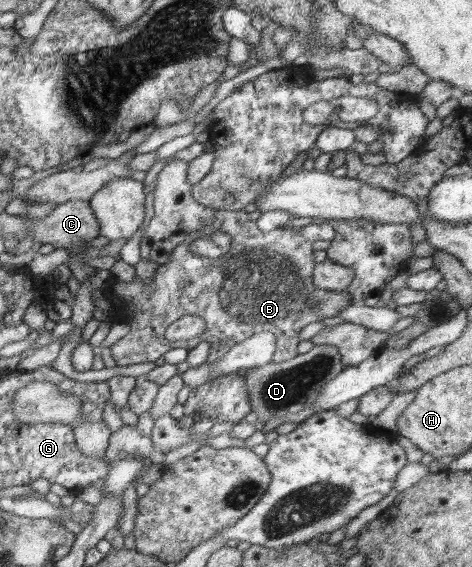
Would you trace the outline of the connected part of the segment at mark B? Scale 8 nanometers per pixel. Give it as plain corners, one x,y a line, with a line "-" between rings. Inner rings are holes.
217,209
212,210
213,213
215,213
215,216
213,216
213,225
216,226
215,230
223,230
223,232
227,232
231,236
231,249
229,249
227,253
224,253
221,255
221,257
215,257
215,259
211,259
211,257
197,257
195,253
191,253
188,240
185,240
185,242
179,243
179,245
173,249
173,252
171,252
171,257
166,264
155,267
151,270
153,273
151,283
147,284
141,282
140,279
125,282
116,278
112,278
112,280
107,283
105,295
107,295
107,299
109,299
111,307
113,307
112,312
114,313
114,319
112,323
119,323
121,321
129,323
129,327
131,327
131,330
129,330
129,333
123,337
122,341
118,341
111,347
111,357
113,358
113,361
115,361
116,365
121,367
131,366
132,364
155,362
171,349
179,349
179,347
183,347
183,349
189,351
194,349
203,341
209,343
210,347
215,347
215,355
217,355
217,357
221,357
221,355
223,355
223,353
225,354
225,351
227,352
233,344
244,341
244,339
253,336
255,332
262,331
268,331
275,334
277,346
276,351
279,353
279,359
275,359
275,362
281,363
289,359
293,360
293,357
298,355
297,347
300,343
299,332
301,329
303,329
303,327
305,327
305,325
309,325
309,323
313,323
314,321
323,321
323,319
326,317
337,316
339,315
339,310
343,310
343,308
347,308
349,304
353,304
353,299
351,299
349,291
329,291
329,289
319,289
318,287
315,287
315,284
313,283
313,268
315,268
315,264
317,264
313,257
313,243
318,240
332,240
335,237
335,230
329,225
329,223
327,223
327,221
319,221
317,223
311,223
311,225
303,226
301,231
293,231
289,227
281,227
271,230
270,232
264,232
257,227
256,221
251,220
249,216
247,216
248,213
245,212
244,209
231,211
-
182,315
197,315
202,317
206,321
207,328
205,328
205,331
203,331
203,333
201,333
201,335
199,335
197,338
188,339
188,341
168,341
168,339
165,338
165,331
167,331
167,327
169,327
169,325
171,325
171,323
174,321
177,321
177,319
179,319
179,317

